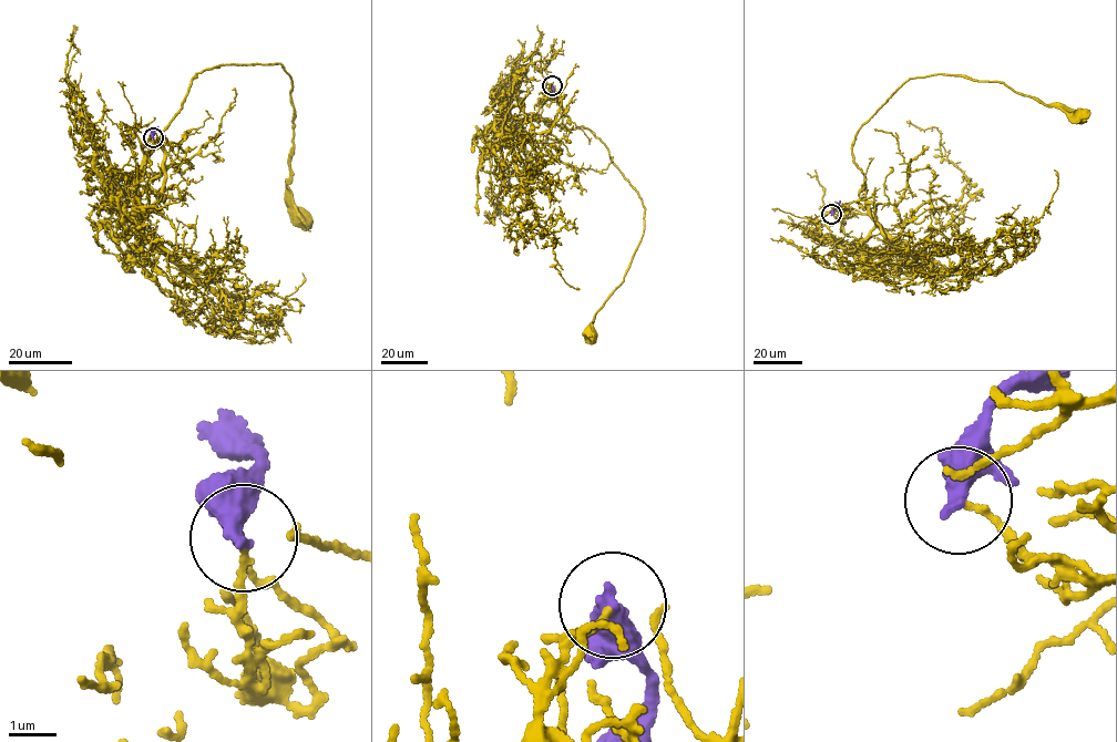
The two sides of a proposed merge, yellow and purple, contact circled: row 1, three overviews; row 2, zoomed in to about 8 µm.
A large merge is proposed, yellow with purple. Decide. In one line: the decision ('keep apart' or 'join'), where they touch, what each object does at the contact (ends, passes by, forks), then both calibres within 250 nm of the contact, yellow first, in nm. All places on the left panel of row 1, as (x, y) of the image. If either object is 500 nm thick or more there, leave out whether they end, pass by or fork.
keep apart | (153, 137) | yellow passes by | purple ends | 80/440 nm

